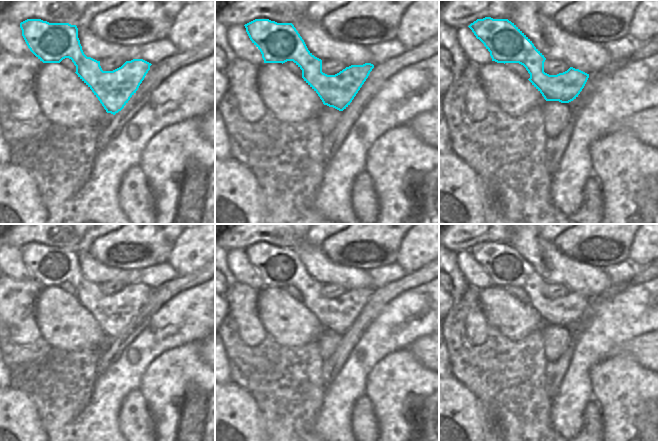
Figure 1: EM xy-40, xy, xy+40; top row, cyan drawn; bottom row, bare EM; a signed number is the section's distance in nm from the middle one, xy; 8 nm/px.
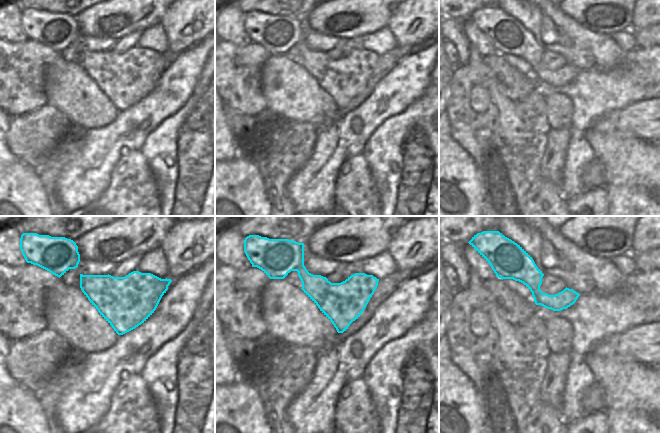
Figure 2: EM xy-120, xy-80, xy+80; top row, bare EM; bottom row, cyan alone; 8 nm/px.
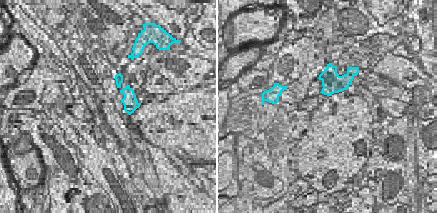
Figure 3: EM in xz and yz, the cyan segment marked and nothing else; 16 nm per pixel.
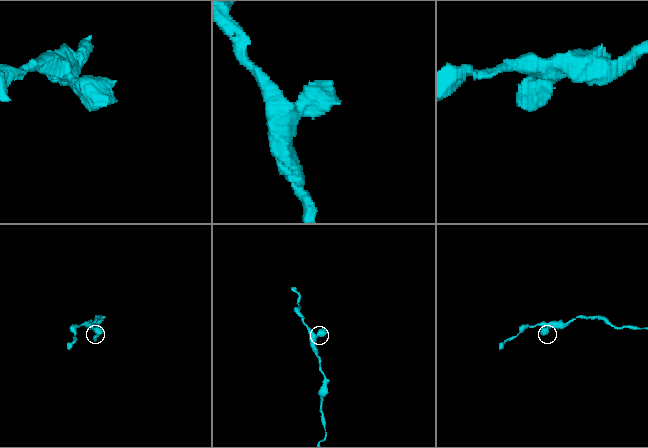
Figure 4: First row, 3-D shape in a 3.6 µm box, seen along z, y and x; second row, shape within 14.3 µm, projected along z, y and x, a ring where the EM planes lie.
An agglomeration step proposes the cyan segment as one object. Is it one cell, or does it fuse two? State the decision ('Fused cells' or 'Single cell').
Single cell.

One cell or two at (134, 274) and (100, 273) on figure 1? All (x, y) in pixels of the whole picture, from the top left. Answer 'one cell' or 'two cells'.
one cell

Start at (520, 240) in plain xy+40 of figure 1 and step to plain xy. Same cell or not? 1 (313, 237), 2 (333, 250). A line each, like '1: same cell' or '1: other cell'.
1: other cell
2: other cell

